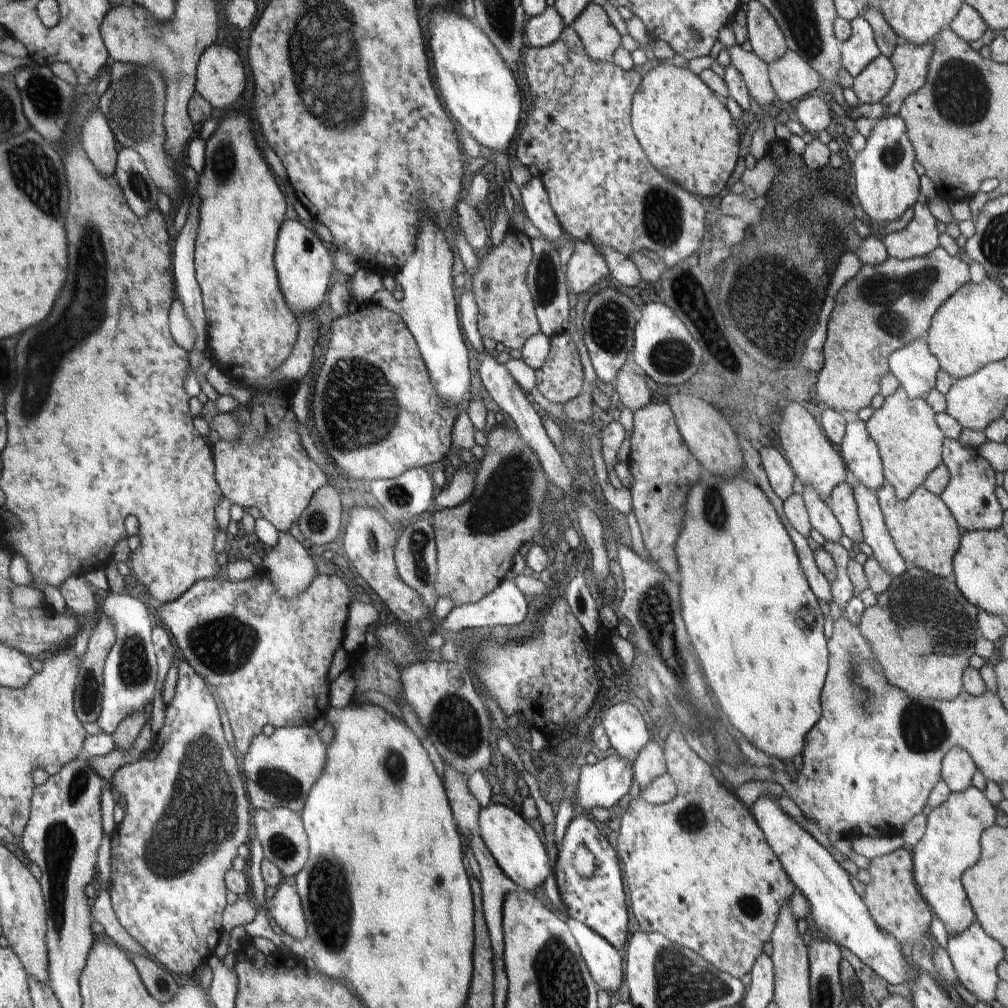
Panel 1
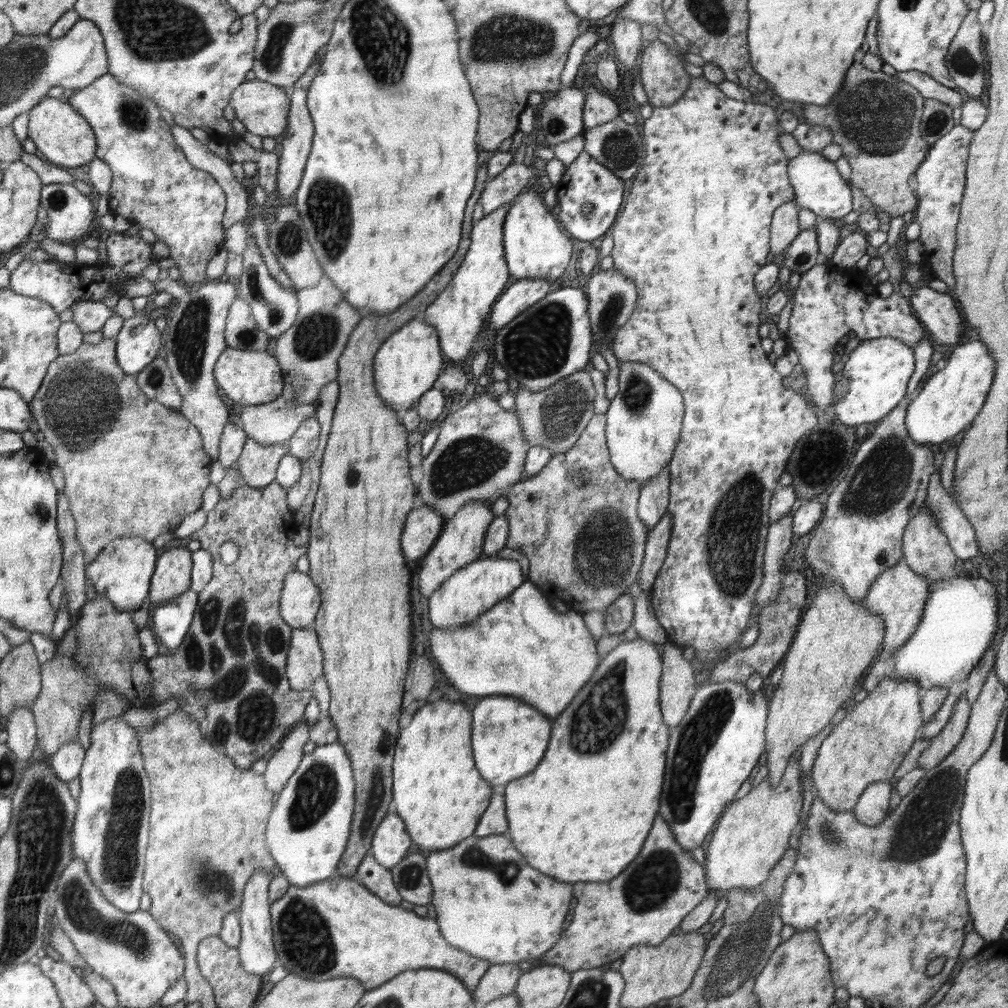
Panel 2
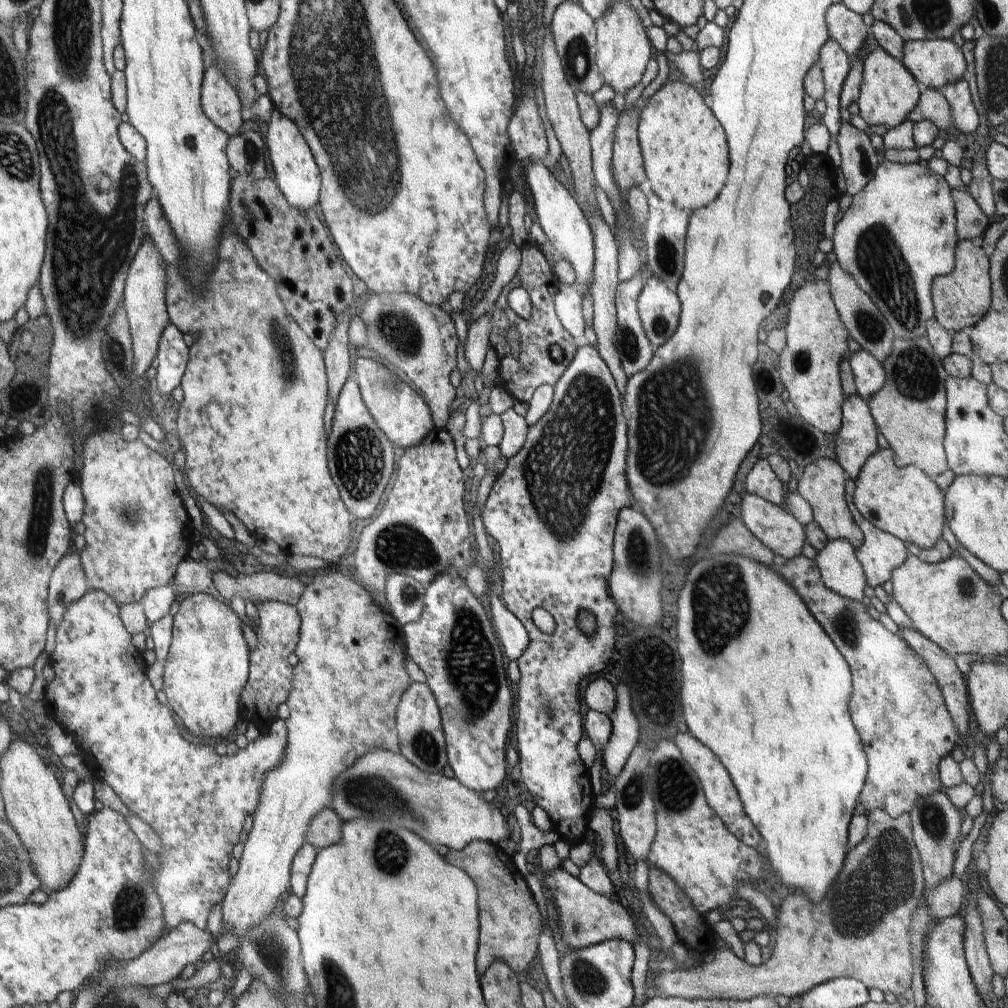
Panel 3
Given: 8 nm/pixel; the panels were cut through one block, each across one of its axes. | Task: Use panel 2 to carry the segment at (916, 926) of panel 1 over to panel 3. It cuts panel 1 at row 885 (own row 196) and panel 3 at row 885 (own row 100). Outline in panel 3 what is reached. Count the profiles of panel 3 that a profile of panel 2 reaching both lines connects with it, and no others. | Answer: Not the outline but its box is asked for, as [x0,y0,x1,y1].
[655,810,923,1002]

